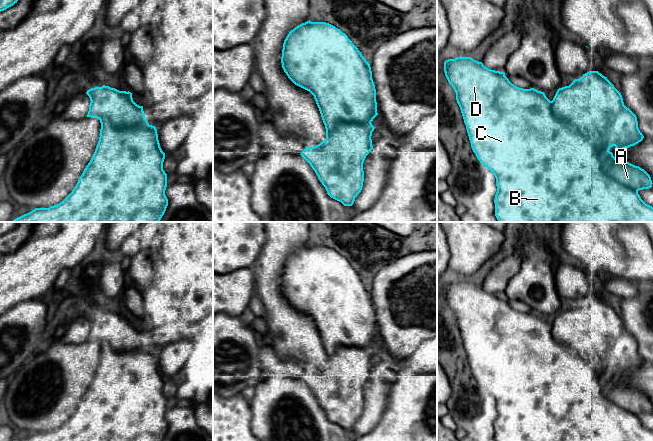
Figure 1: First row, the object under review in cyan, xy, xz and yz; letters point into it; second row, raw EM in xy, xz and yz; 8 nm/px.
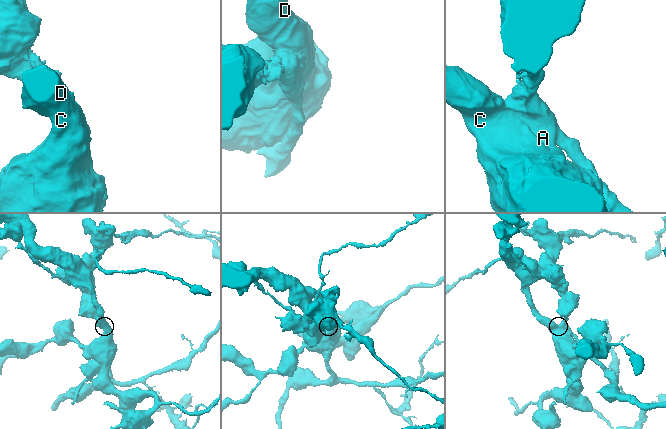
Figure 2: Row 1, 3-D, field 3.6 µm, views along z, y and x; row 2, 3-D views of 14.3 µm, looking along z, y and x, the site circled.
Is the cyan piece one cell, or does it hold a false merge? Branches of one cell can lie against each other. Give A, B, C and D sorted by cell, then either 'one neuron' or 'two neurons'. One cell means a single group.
A B C D | one neuron

